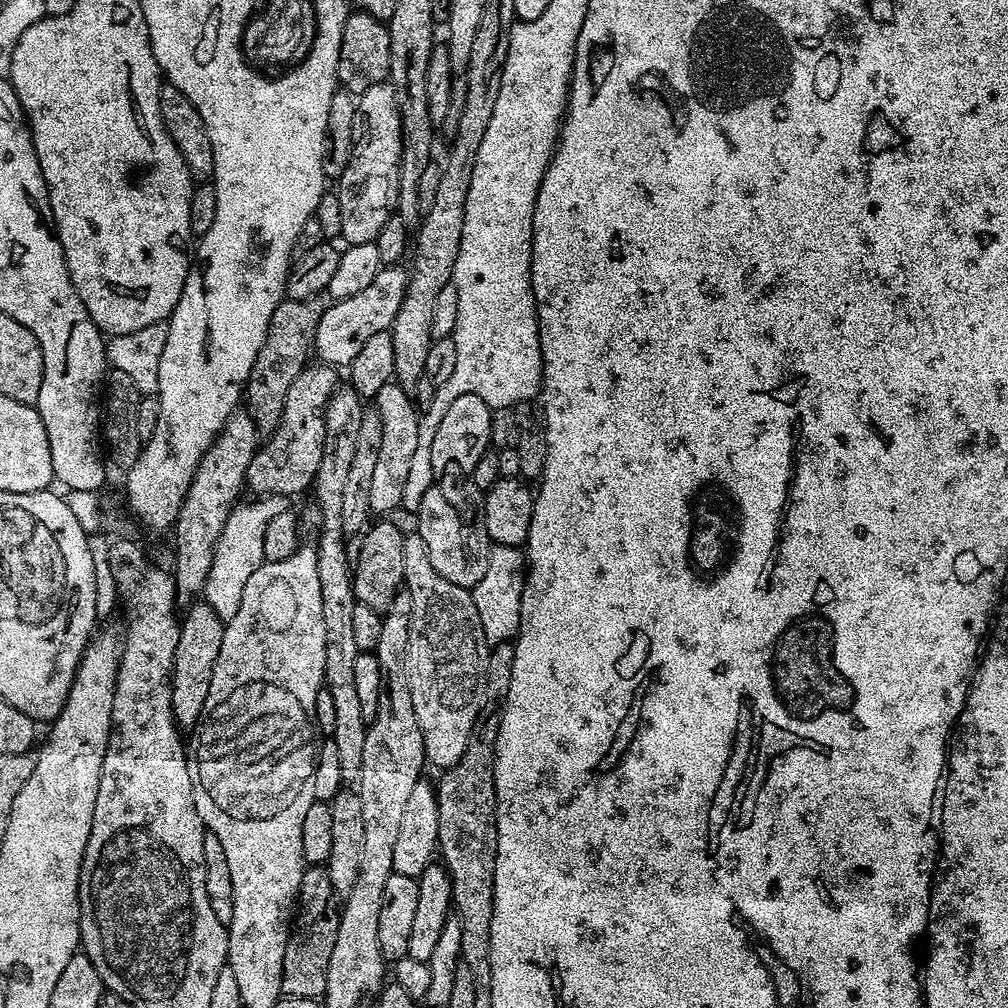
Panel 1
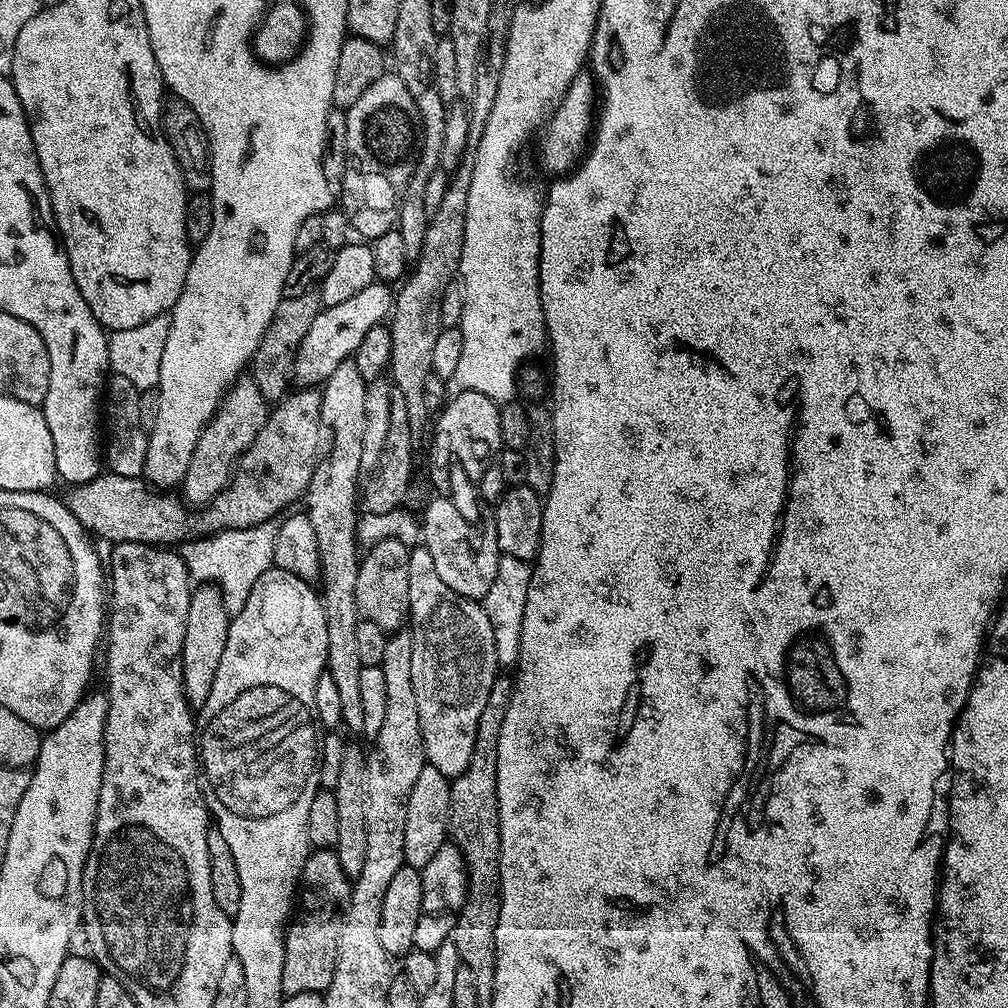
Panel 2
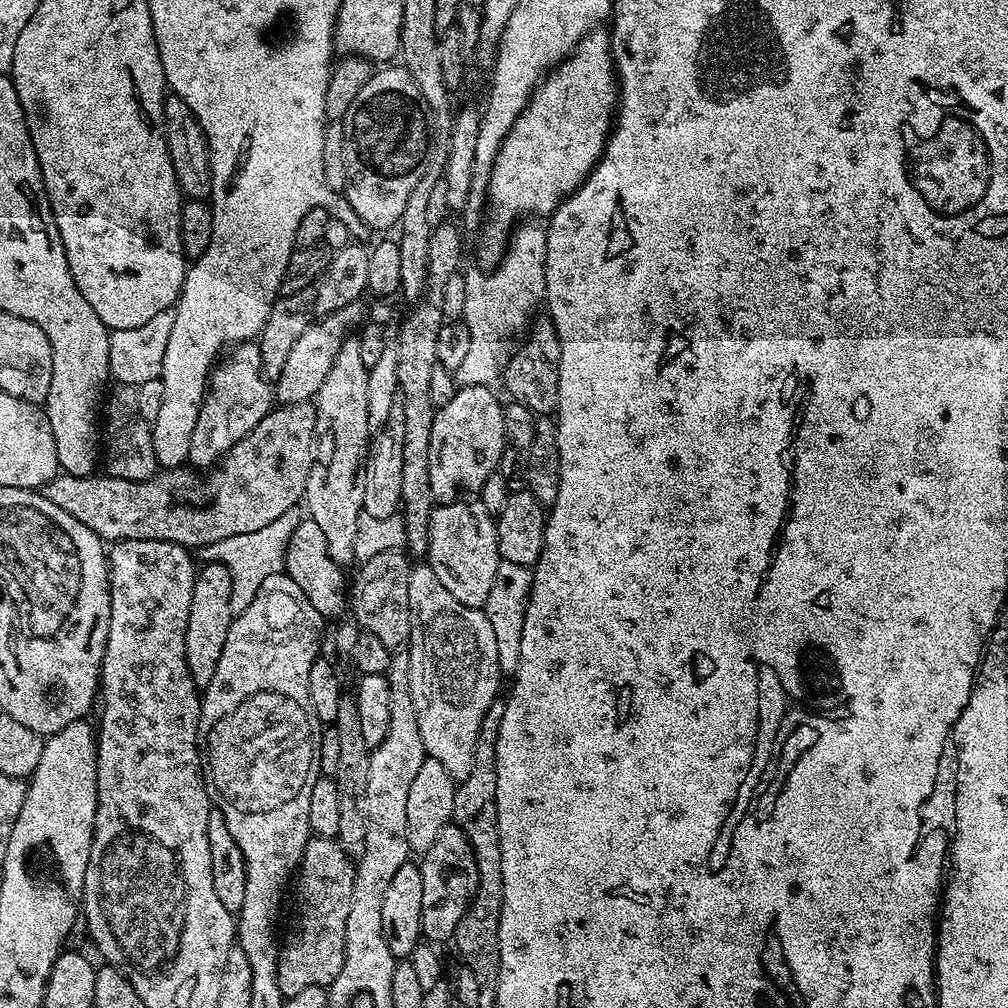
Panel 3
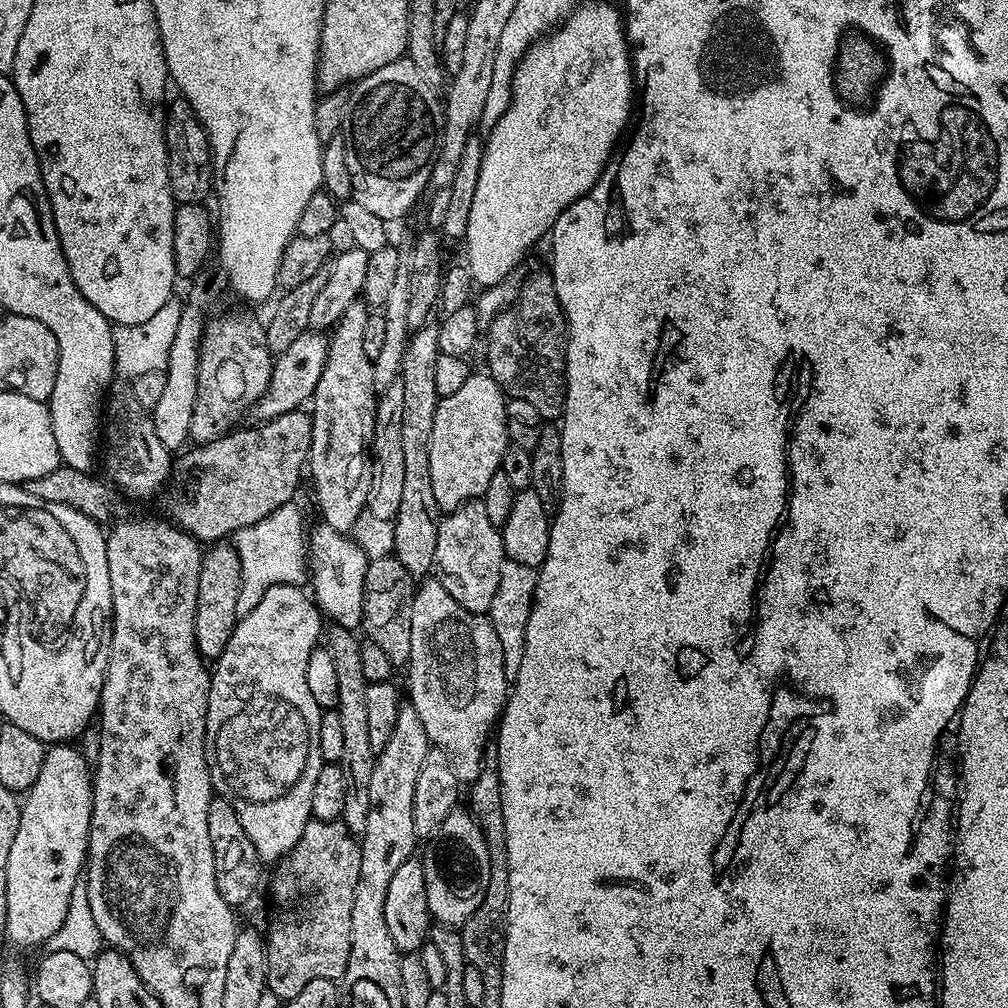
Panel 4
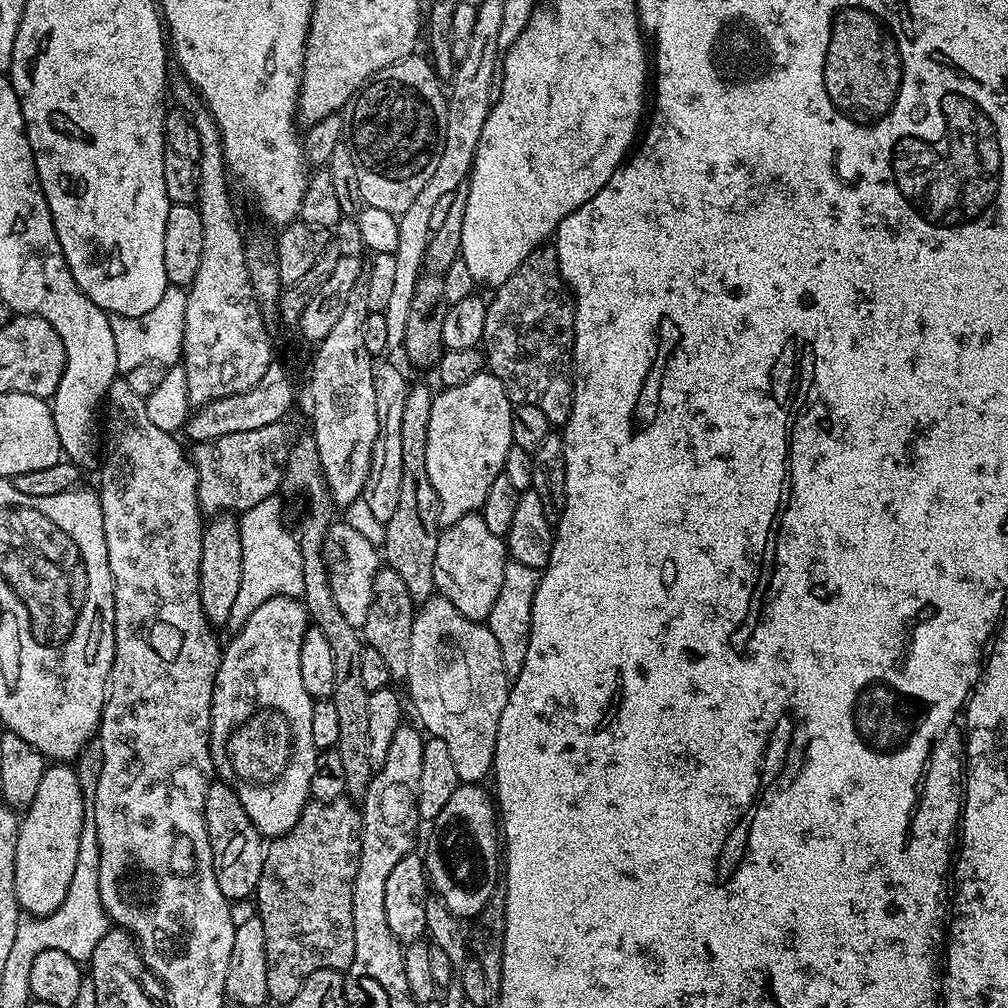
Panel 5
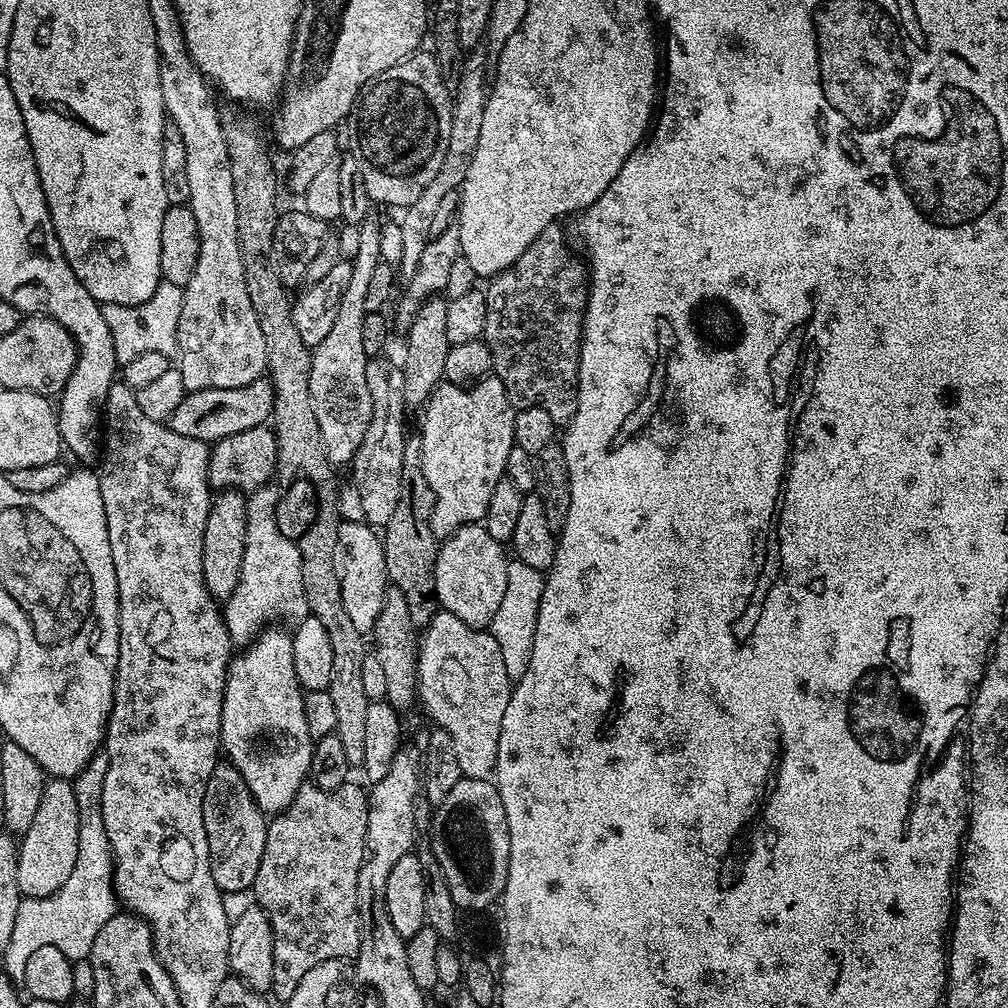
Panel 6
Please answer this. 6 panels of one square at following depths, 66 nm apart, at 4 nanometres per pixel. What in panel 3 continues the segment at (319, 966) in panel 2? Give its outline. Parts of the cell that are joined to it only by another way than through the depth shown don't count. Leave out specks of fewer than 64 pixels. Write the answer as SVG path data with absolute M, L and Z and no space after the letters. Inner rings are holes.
M309 839L294 880L296 921L282 936L278 948L276 977L278 990L285 998L302 994L302 990L310 990L310 986L327 989L334 978L338 978L344 965L346 917L350 915L350 894L354 890L355 877L355 867L331 839Z

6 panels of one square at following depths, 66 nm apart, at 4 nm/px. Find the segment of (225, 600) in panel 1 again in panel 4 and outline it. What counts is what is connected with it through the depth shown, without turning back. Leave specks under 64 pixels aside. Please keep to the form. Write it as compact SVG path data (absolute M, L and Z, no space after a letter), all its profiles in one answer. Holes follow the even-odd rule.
M293 502L284 504L278 510L269 514L266 518L258 521L257 524L251 524L248 528L243 528L235 533L234 551L240 560L240 589L238 590L238 606L236 607L237 617L250 614L254 606L262 598L262 594L271 586L271 584L290 584L297 578L296 576L296 555L300 550L305 549L306 528L304 532L304 516L300 513L299 503Z

